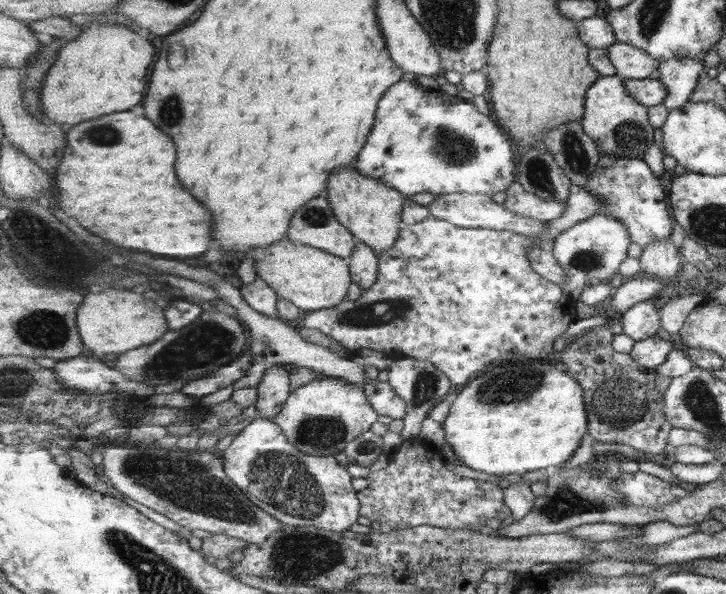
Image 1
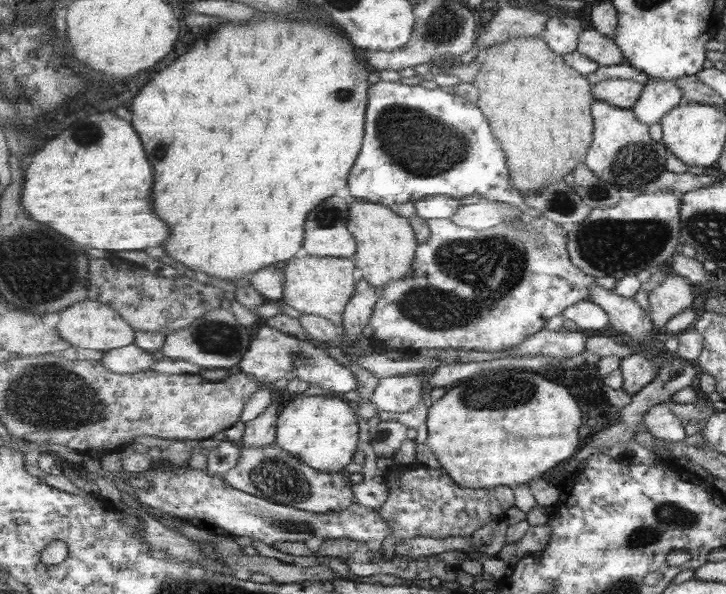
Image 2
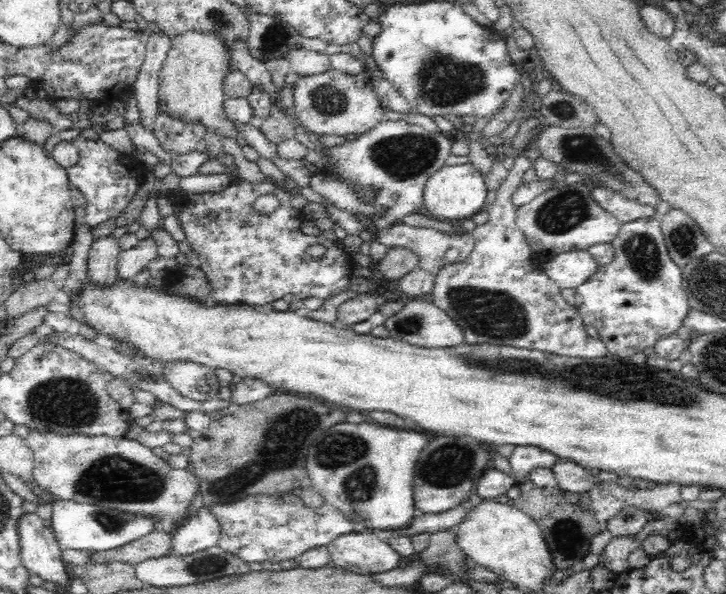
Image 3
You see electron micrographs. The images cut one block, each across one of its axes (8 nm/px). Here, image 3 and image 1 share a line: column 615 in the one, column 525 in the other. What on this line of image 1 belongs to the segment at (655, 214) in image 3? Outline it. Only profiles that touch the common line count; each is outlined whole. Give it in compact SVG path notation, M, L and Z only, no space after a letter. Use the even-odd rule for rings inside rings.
M515 181L507 189L507 196L503 204L511 211L535 220L557 220L567 212L567 201L546 201L545 199L528 193L520 182Z

